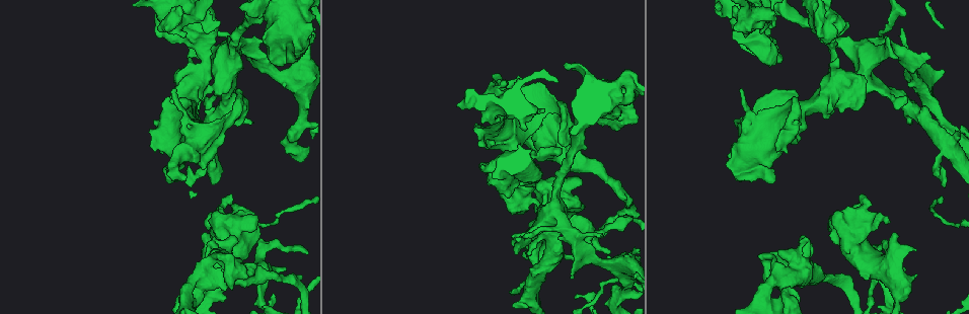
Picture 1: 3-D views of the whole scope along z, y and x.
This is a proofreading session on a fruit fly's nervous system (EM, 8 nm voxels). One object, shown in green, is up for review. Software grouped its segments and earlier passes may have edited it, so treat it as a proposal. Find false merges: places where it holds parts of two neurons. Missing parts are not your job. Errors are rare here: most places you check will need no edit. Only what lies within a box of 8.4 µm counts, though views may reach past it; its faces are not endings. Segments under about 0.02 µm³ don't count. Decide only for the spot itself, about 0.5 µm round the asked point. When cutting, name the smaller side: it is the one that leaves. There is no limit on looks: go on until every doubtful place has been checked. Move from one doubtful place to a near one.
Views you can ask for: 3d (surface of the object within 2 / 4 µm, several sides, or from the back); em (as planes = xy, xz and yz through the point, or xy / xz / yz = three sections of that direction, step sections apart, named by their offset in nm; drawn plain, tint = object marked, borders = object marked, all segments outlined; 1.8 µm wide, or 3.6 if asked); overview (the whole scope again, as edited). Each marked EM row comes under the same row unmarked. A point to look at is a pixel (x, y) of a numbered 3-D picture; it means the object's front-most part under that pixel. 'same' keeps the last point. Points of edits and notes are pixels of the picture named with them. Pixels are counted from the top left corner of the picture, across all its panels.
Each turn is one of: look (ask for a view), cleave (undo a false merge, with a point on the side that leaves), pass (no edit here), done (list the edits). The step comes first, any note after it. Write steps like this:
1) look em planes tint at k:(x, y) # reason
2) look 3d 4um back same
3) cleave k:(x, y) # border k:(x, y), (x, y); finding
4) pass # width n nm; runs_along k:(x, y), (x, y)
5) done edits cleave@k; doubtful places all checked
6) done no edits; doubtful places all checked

look 3d 4um at 1:(554, 207) # looks like a crossing

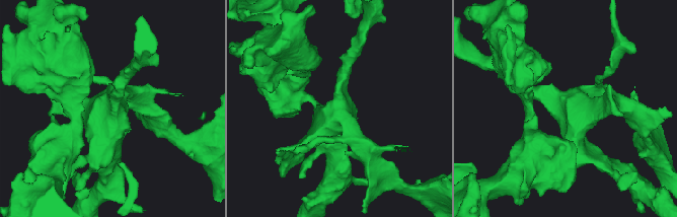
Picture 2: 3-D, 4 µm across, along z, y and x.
look em xz step 4 tint at 2:(341, 105) # arms 4; now the EM

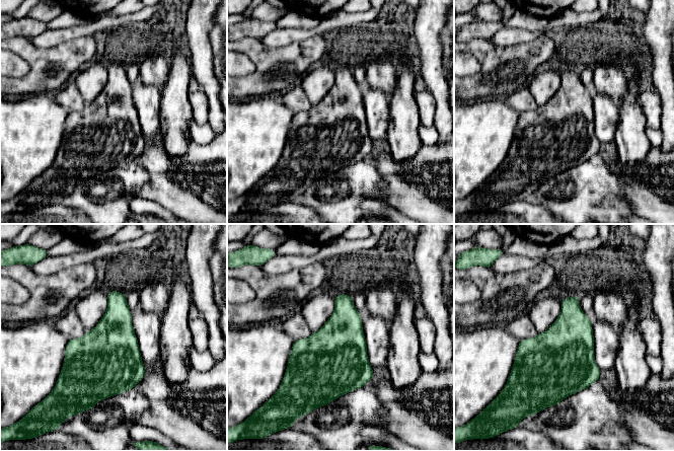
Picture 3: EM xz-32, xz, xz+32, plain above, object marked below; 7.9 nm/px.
look em planes tint same # cut it another way

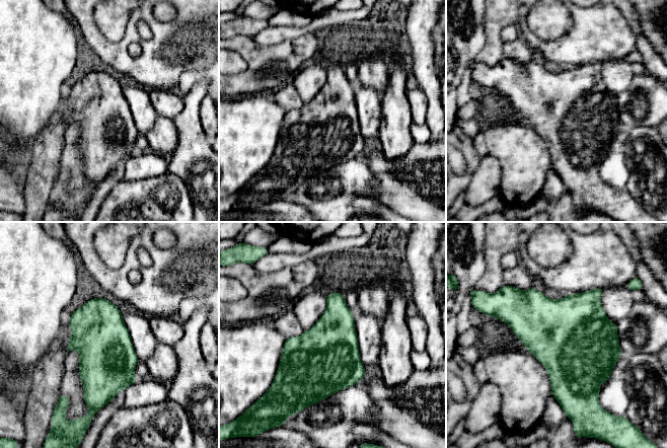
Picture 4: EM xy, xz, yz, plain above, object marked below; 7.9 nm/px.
pass # width 440 nm; continuous, no second neuron

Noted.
look 3d 4um at 1:(284, 42) # small branch off a trunk

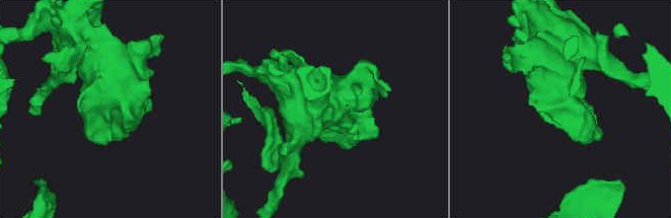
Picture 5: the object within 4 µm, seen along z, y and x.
look em 3.6um planes tint at 5:(110, 108) # now the EM

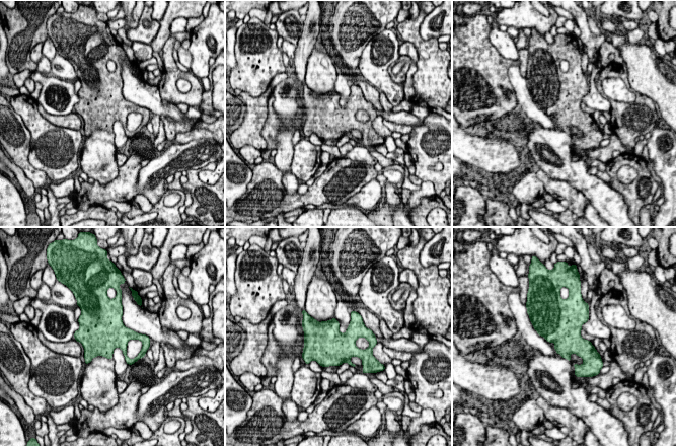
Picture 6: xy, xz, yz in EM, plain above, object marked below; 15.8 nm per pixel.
pass # all the same neuron

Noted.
look 3d 4um at 1:(529, 184) # thin neck

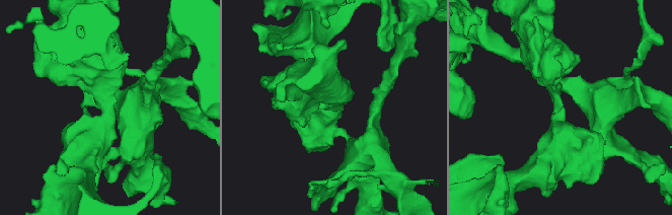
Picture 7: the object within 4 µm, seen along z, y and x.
look em planes tint at 7:(104, 99)

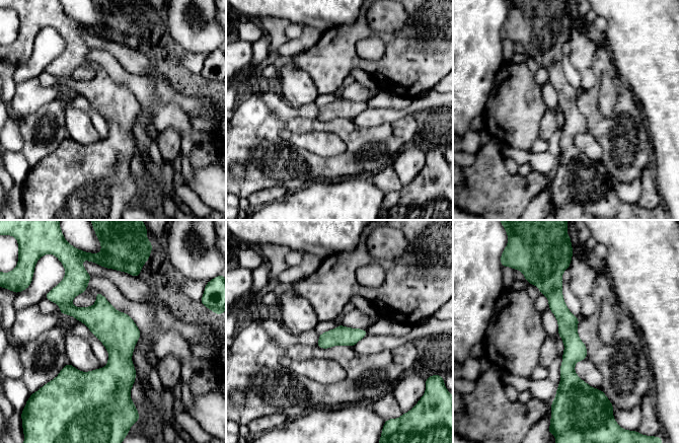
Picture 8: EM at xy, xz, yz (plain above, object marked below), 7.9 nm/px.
pass # runs_along 8:(555, 274), (570, 336), (561, 394); all the same neuron

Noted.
look 3d 4um at 1:(865, 265) # sudden change in width

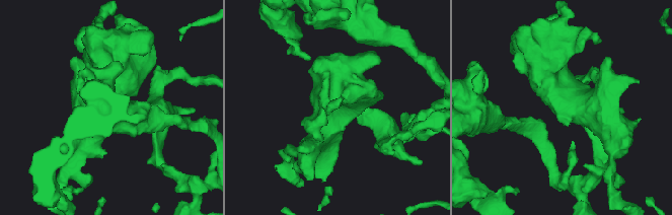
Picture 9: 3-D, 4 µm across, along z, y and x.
look em planes tint at 9:(342, 107) # arms 3; arm_widths 280, 460, 650 nm

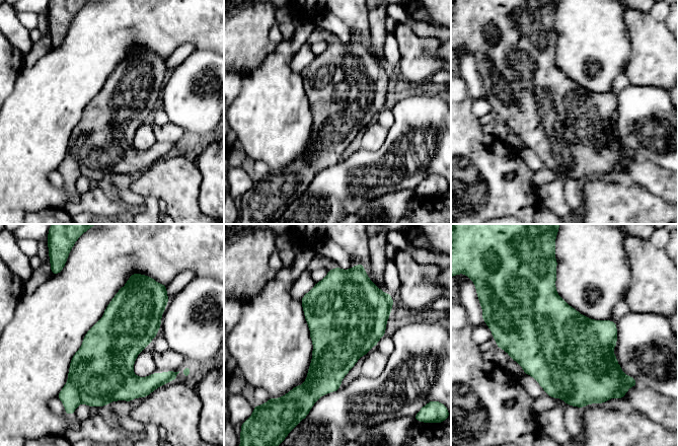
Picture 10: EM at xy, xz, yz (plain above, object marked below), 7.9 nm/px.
pass # width 440 nm; one neuron here

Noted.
done no edits; doubtful places all checked

